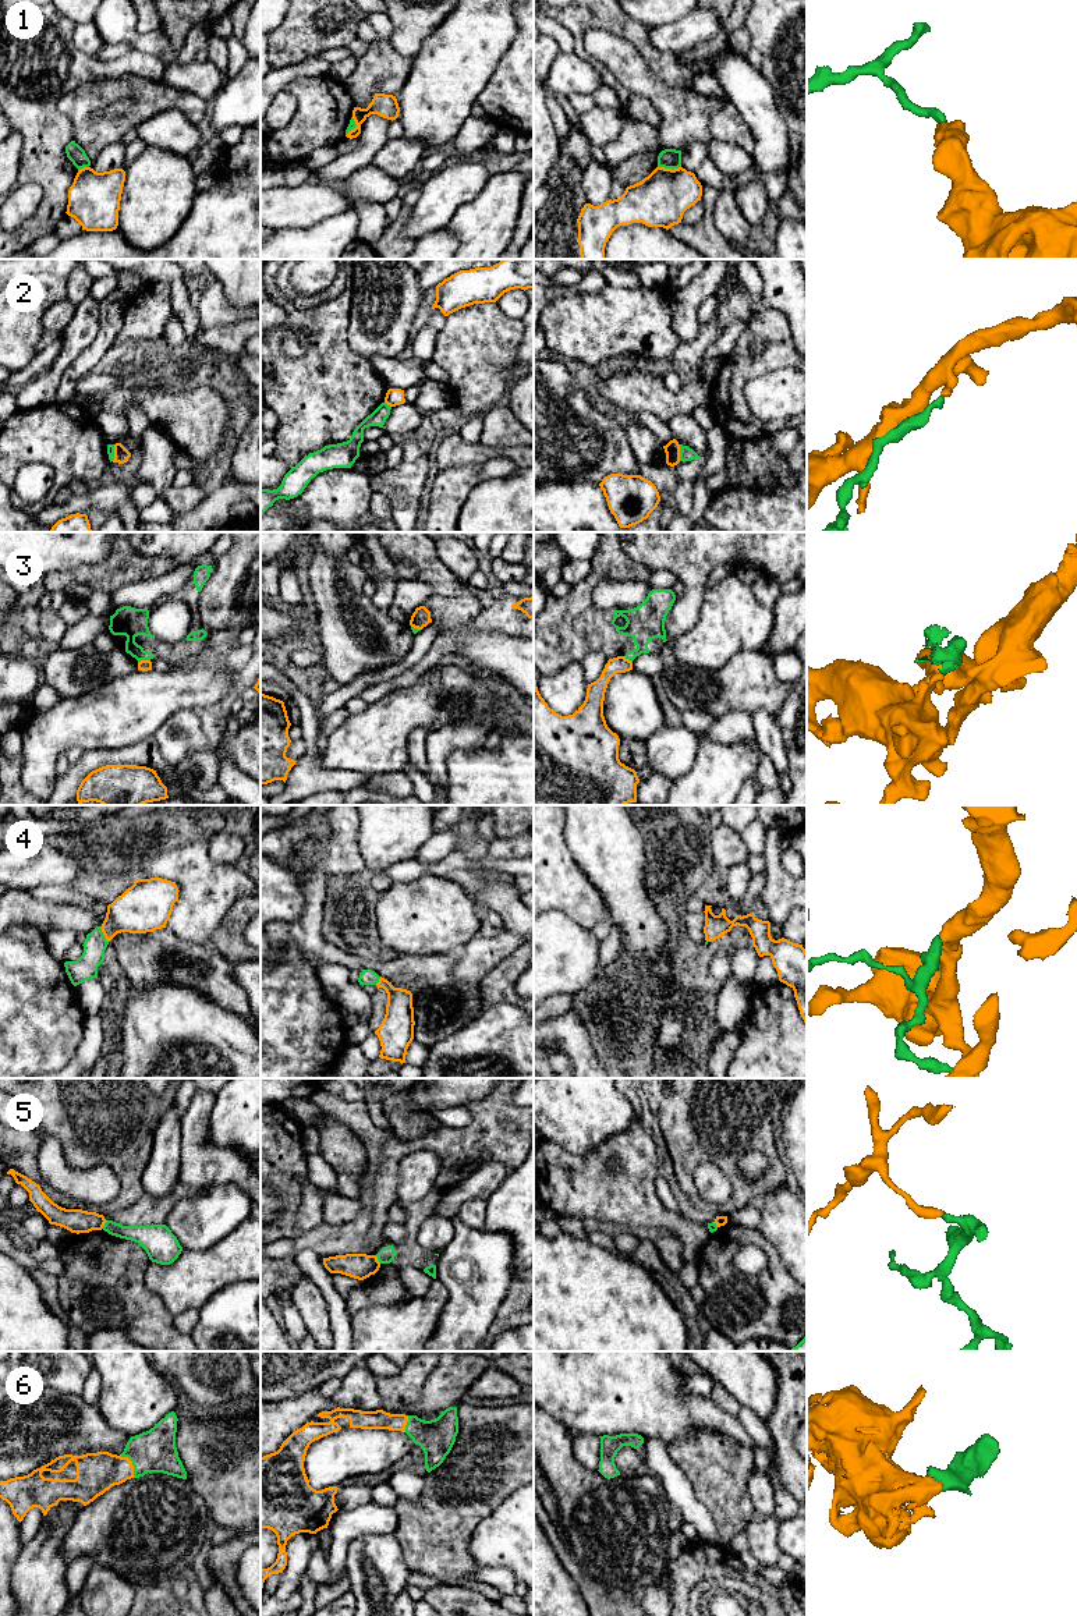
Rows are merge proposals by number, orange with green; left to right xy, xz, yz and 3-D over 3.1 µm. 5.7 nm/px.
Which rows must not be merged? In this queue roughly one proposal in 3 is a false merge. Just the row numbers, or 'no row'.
1, 2, 3, 5

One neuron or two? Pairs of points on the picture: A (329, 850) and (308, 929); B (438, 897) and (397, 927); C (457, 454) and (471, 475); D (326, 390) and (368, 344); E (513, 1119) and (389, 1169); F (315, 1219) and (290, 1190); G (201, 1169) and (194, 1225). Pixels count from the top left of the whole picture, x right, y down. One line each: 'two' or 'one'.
A: two
B: one
C: two
D: two
E: one
F: two
G: two

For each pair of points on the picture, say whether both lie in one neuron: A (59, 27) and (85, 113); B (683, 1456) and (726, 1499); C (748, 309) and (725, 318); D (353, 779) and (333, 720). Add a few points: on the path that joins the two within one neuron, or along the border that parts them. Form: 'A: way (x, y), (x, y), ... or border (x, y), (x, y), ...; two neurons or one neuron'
A: border (81, 85), (57, 100), (57, 109), (70, 120); two neurons
B: way (694, 1467), (715, 1488); one neuron
C: way (743, 309), (733, 309), (730, 312); one neuron
D: border (319, 723), (321, 730); two neurons

